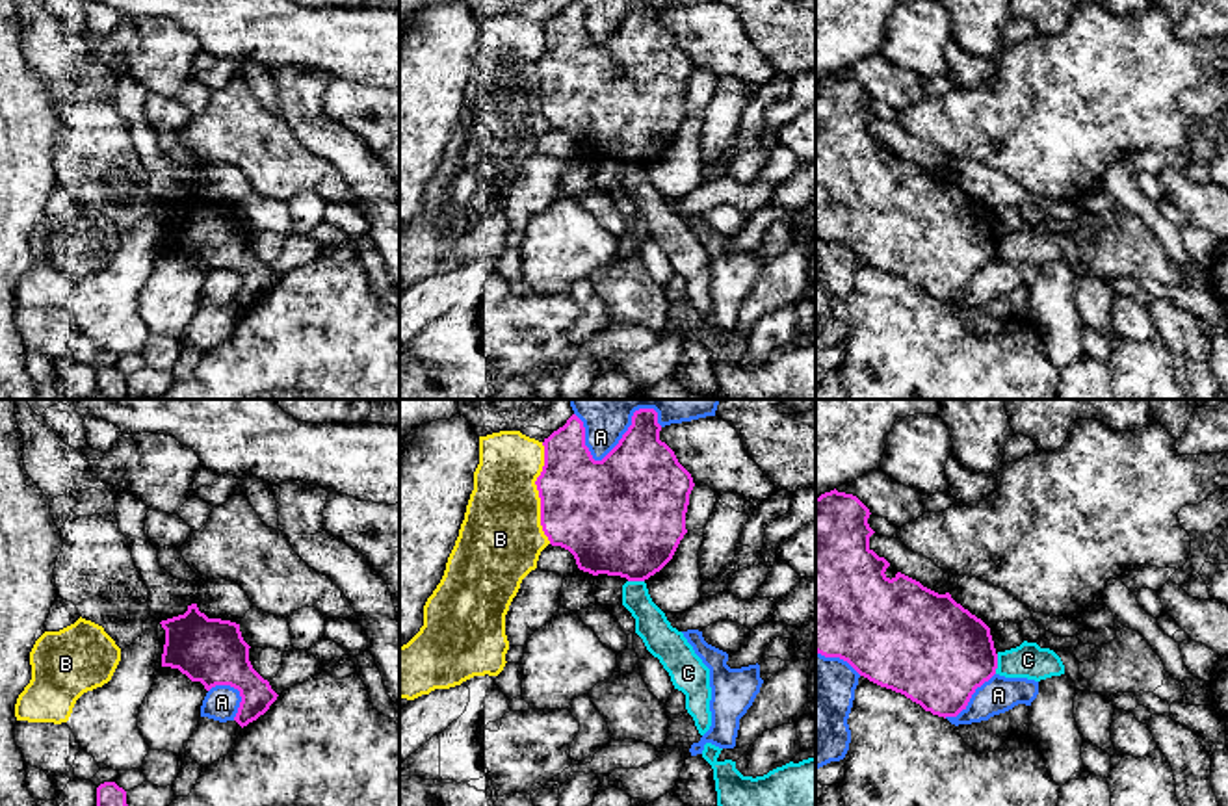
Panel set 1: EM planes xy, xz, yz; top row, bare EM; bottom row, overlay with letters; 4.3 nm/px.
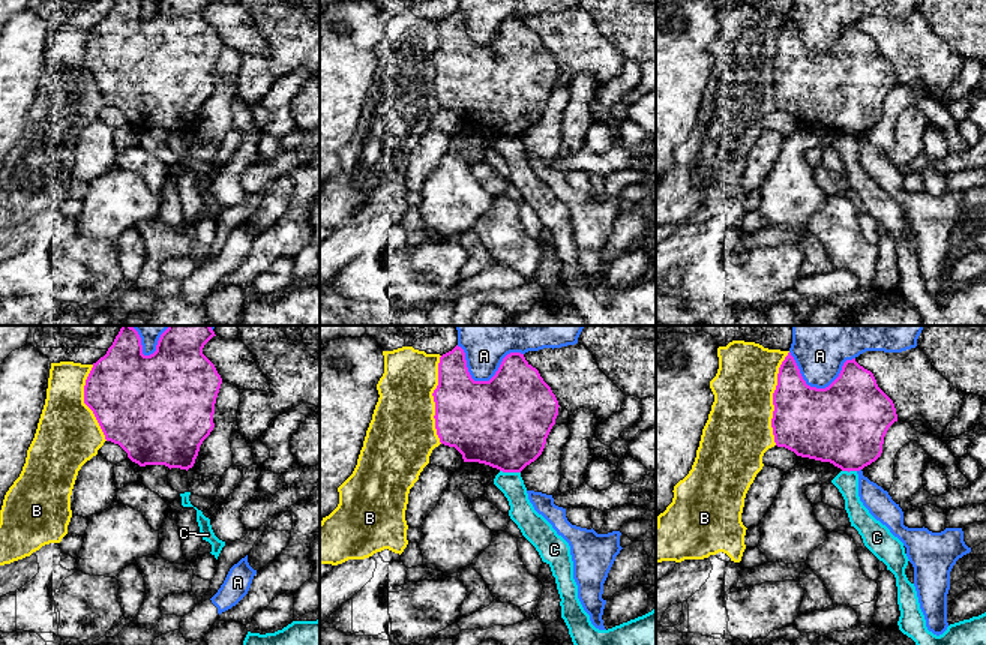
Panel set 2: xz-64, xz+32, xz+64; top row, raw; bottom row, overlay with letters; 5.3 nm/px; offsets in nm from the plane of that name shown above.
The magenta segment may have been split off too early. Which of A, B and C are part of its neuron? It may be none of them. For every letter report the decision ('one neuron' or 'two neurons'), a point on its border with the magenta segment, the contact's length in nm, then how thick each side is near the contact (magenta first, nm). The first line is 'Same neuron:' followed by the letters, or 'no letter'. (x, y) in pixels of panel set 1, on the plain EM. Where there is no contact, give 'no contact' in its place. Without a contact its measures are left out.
Same neuron: no letter
A: two neurons | xz (619, 25) | 260 nm | 440/160 nm
B: two neurons | xz (539, 77) | 440 nm | 420/360 nm
C: two neurons | yz (996, 247) | 90 nm | 440/150 nm

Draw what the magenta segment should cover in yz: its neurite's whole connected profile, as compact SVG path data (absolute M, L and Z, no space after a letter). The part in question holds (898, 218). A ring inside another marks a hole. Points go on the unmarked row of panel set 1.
M836 72L816 82L816 236L847 245L860 260L905 279L933 299L957 301L975 273L996 258L990 212L949 176L938 178L901 156L890 163L884 158L890 147L869 132L875 117L868 108L869 98L856 80Z

